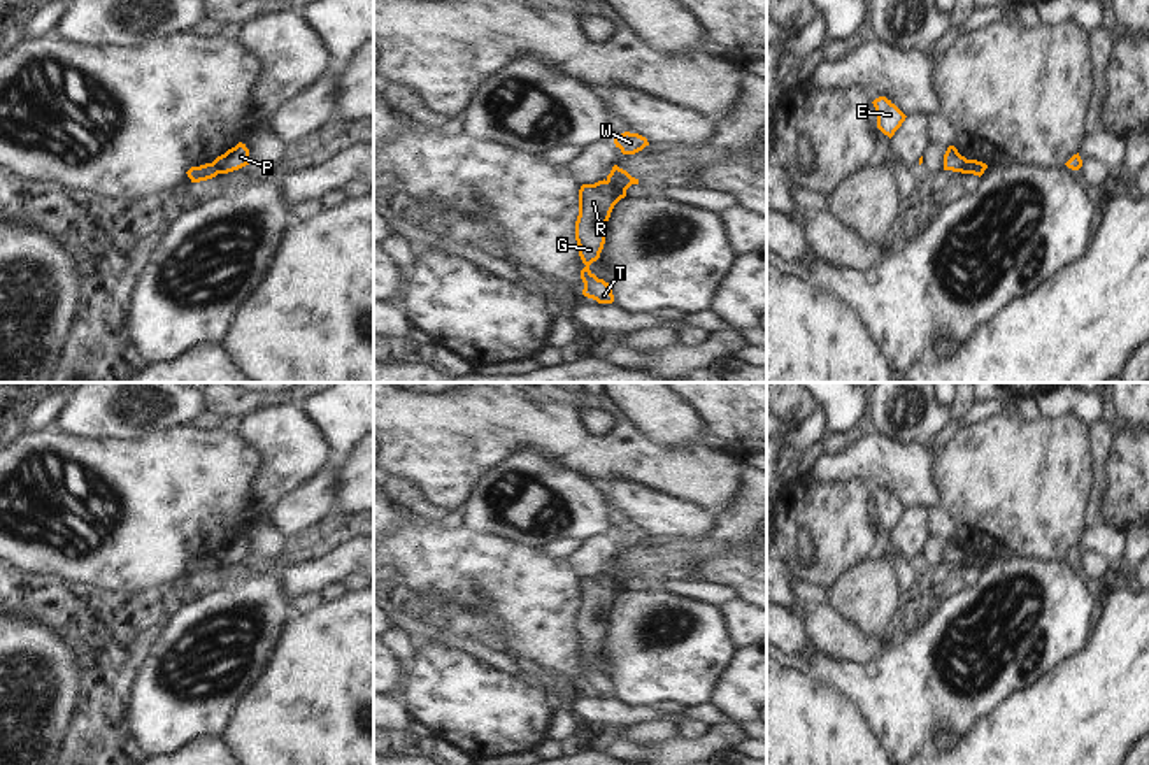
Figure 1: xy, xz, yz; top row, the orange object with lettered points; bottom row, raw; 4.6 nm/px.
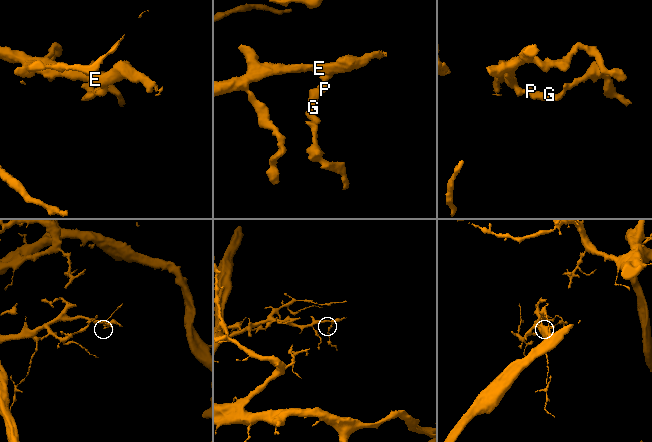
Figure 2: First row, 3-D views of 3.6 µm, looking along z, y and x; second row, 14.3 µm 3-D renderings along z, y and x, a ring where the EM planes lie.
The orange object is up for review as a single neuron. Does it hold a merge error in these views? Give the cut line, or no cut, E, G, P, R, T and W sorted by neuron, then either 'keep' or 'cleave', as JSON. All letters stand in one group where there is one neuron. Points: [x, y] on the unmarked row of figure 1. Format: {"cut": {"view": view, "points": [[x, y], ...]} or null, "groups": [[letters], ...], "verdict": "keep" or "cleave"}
{"cut": {"view": "xz", "points": [[606, 574], [621, 590]]}, "groups": [["E", "P", "W"], ["G", "R", "T"]], "verdict": "cleave"}

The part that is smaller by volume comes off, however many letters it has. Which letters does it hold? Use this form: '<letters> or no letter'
G, R, T

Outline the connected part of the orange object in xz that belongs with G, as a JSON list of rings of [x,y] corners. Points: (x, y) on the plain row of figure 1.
[[[605,572],[595,577],[582,577],[579,583],[575,633],[579,639],[579,649],[586,658],[581,663],[581,672],[584,676],[582,688],[596,693],[598,697],[612,697],[614,688],[609,676],[598,672],[589,663],[589,658],[600,651],[607,628],[607,614],[619,593],[621,590],[617,583]]]

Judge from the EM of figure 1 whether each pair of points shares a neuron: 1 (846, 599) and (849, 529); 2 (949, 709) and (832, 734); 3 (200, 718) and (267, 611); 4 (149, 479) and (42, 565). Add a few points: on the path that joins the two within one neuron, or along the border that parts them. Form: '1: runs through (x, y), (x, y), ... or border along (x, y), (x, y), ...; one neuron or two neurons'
1: border along (867, 557), (832, 590); two neurons
2: border along (844, 693), (883, 746); two neurons
3: runs through (228, 693), (248, 672), (253, 646), (260, 639); one neuron
4: runs through (135, 513), (102, 550), (76, 562); one neuron

